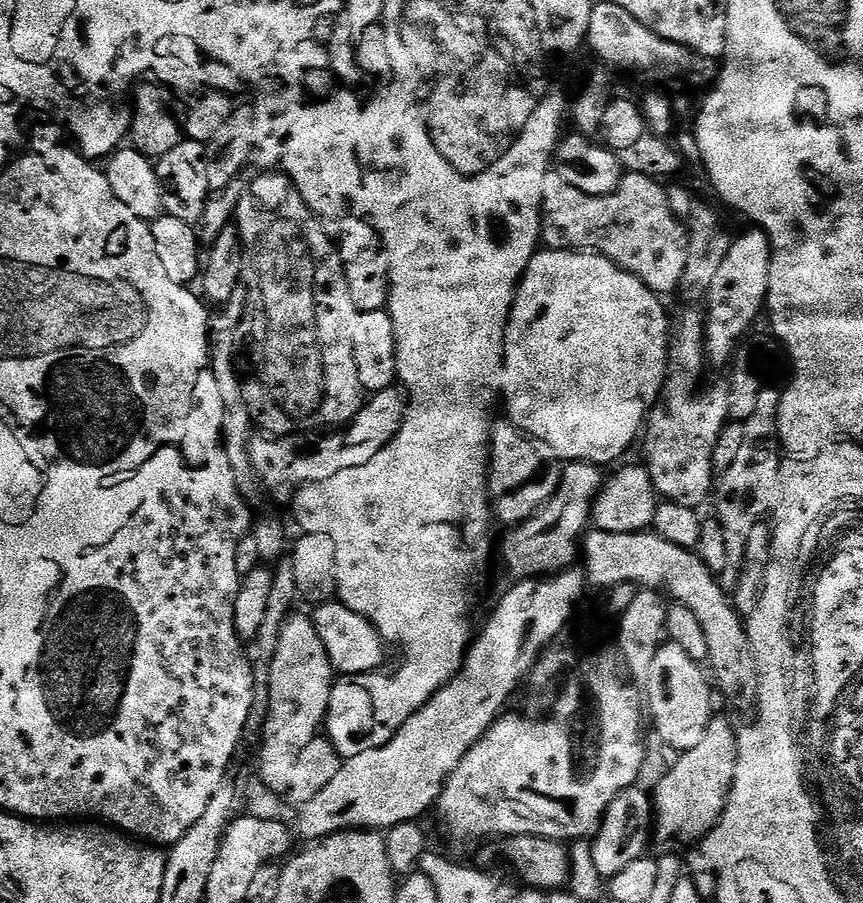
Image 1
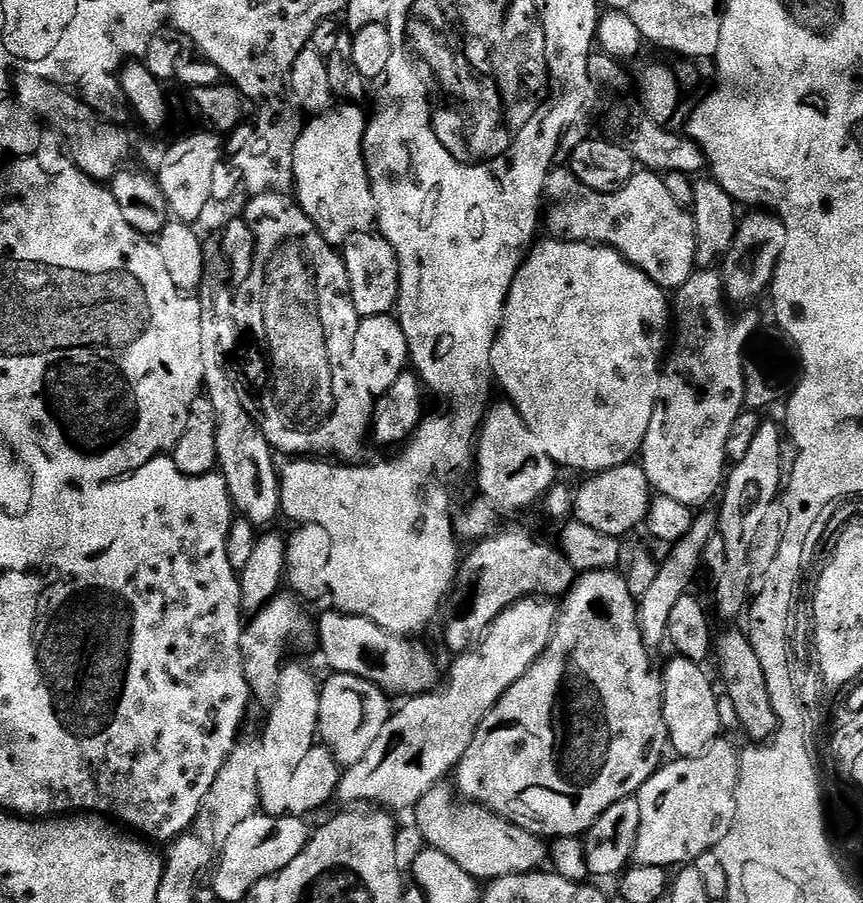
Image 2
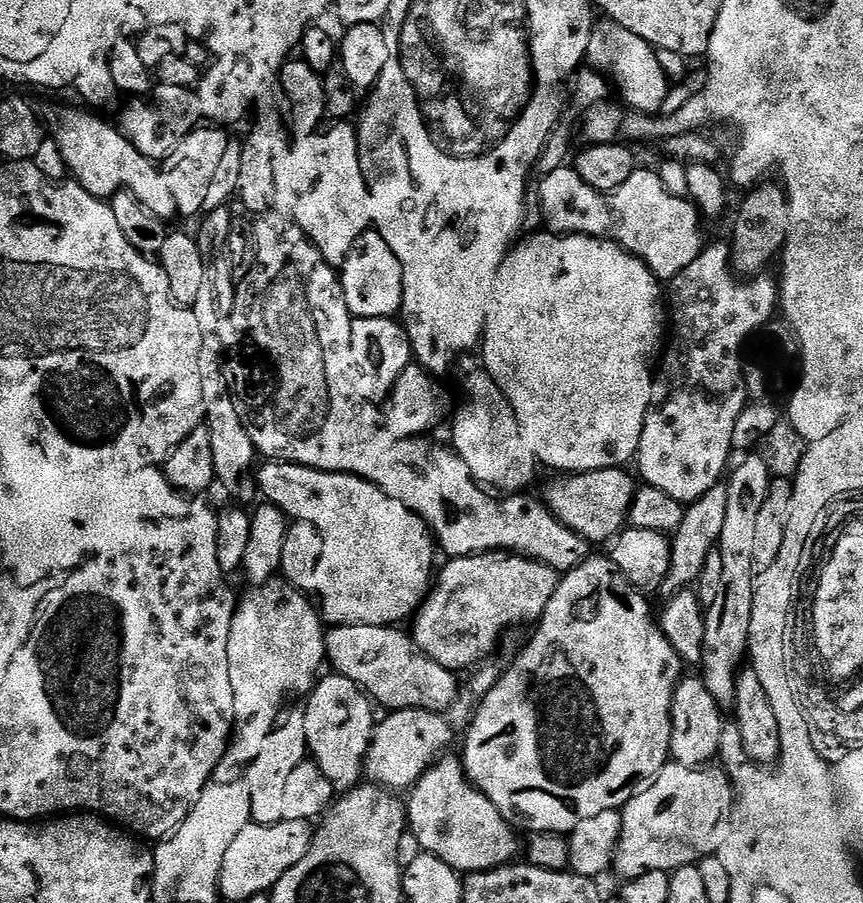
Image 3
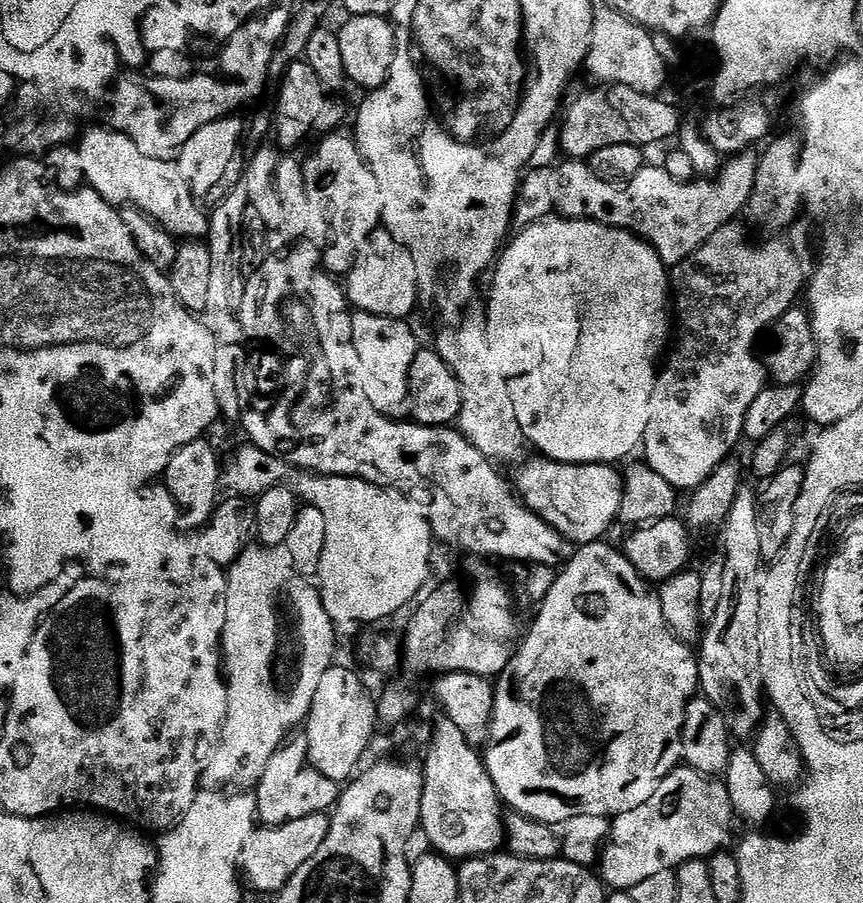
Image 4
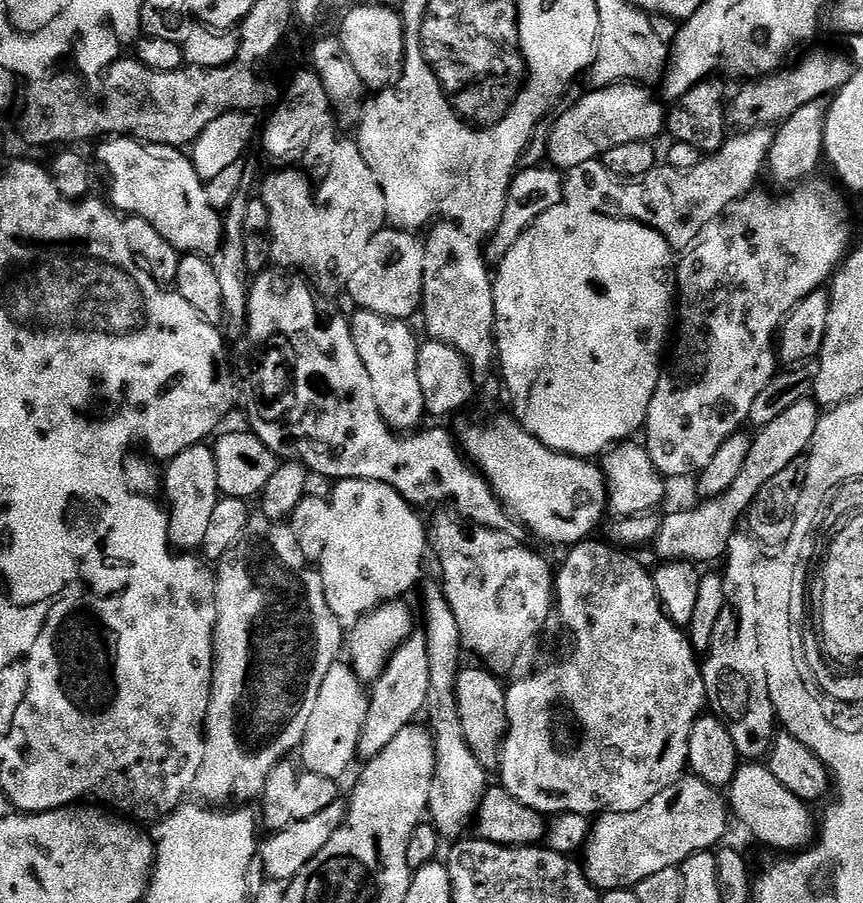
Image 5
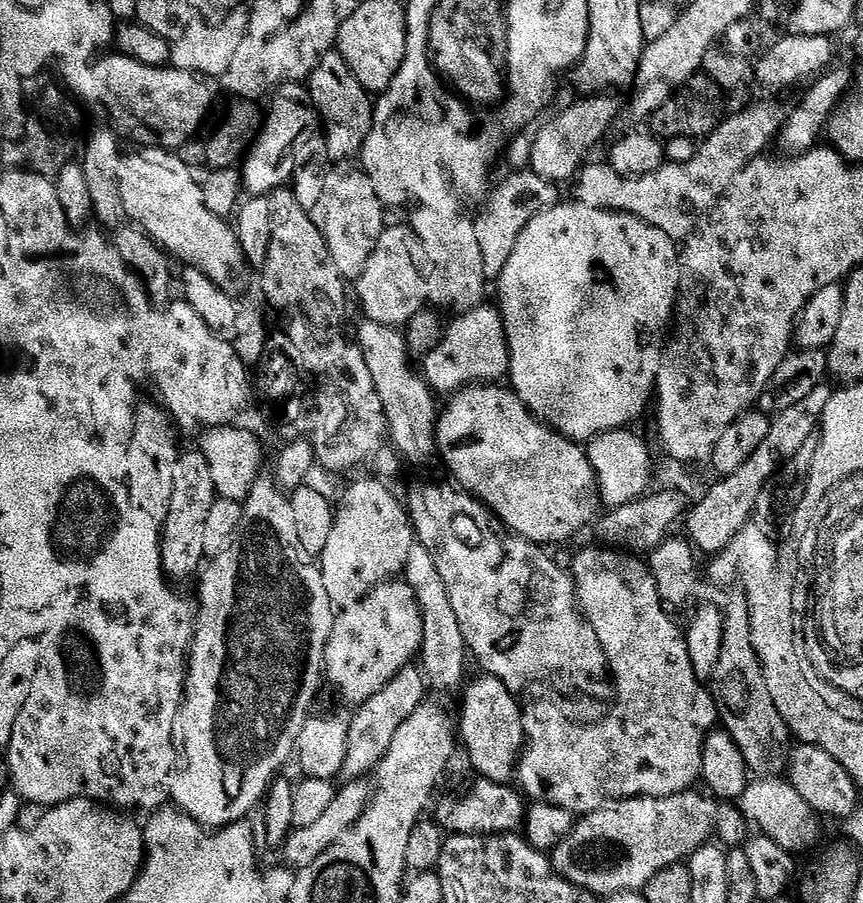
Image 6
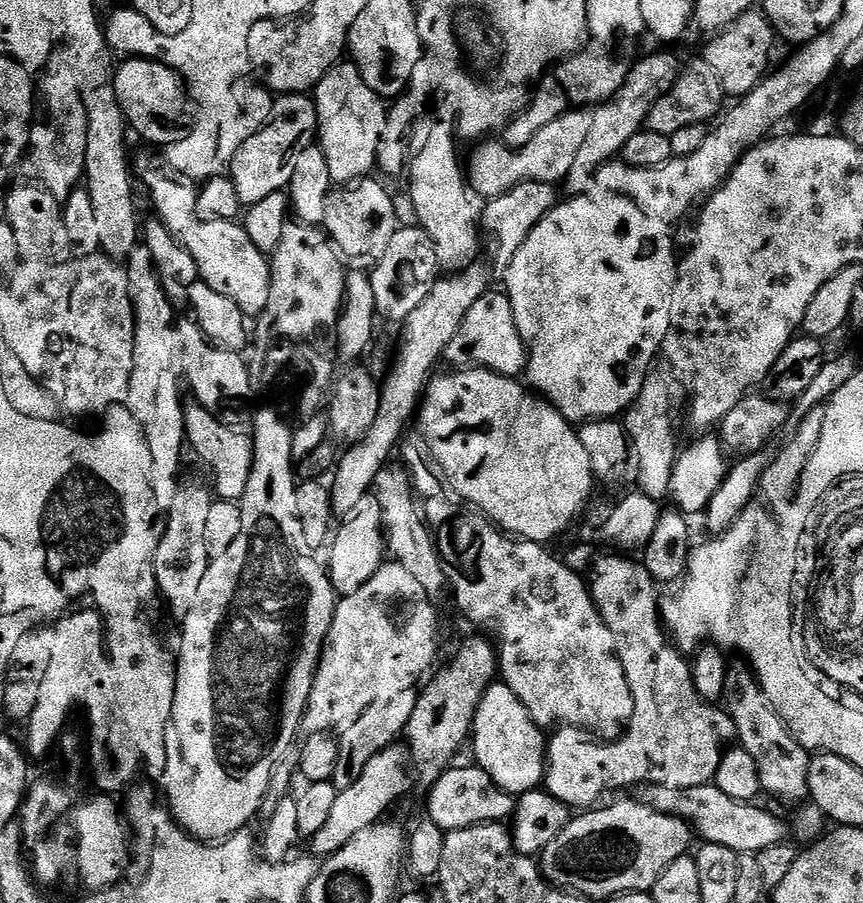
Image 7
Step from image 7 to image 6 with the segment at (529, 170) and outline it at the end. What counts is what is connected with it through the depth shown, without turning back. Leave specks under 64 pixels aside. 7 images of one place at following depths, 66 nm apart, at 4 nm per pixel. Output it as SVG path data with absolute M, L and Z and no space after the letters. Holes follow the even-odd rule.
M604 94L576 98L569 108L562 109L553 120L545 119L539 125L540 133L535 134L532 141L531 172L555 182L571 181L589 159L588 151L598 147L603 142L604 135L612 128L612 119L616 116L616 104L612 100L607 100L608 98Z

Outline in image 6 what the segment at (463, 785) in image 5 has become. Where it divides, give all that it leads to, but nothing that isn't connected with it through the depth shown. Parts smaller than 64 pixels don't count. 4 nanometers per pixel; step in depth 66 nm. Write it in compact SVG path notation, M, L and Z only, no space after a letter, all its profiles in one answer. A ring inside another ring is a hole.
M413 543L402 576L414 590L414 598L418 598L422 614L422 646L418 664L426 677L427 687L436 692L452 692L456 687L459 689L468 660L470 664L470 653L466 638L462 638L462 630L458 627L454 606L450 606L450 594L446 594L446 586L438 574L438 566L434 566L434 558L430 558L423 544Z

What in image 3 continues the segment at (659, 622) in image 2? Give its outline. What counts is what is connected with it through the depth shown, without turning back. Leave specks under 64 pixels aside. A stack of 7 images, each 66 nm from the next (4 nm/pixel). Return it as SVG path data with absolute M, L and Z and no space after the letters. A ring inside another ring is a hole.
M727 483L715 484L713 488L706 490L706 494L702 494L702 498L685 507L682 522L671 537L672 564L658 589L659 595L671 598L677 592L691 589L699 581L702 570L706 566L706 558L710 558L710 554L717 551L722 526L726 526L726 510L730 506L728 490Z

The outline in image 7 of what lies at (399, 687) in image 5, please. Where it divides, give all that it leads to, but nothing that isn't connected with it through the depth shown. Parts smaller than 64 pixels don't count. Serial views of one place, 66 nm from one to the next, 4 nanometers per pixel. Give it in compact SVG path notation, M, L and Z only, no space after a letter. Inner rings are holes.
M415 687L402 690L386 702L370 706L370 710L366 710L366 714L358 718L358 722L354 722L349 728L339 733L334 774L331 778L333 787L339 790L354 786L354 782L362 778L362 770L366 770L366 762L370 762L370 758L374 758L374 754L378 754L383 748L393 747L399 741L396 739L399 736L401 739L405 735L410 722L410 714L414 714L417 695Z

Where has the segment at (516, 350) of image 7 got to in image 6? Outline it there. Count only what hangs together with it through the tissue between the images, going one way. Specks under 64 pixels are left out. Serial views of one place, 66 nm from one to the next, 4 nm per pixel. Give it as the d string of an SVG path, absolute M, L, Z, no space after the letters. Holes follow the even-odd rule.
M488 302L480 303L477 308L471 308L455 317L457 320L452 325L447 325L446 331L427 356L423 357L422 377L433 393L451 394L460 391L465 386L476 386L481 382L500 382L508 375L508 339L504 333L504 319L500 317L499 307L488 305Z

